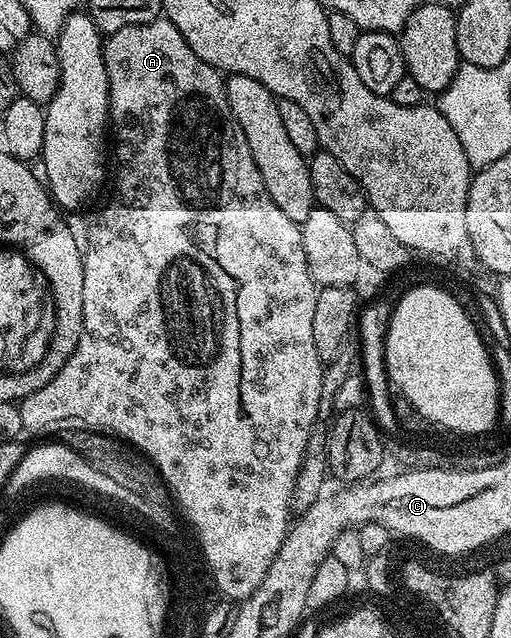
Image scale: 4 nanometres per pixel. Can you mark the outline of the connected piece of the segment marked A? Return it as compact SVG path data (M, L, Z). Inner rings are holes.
M158 19L135 27L123 27L120 31L108 34L104 38L103 44L105 47L107 79L109 80L109 125L111 126L112 140L113 137L117 140L117 182L113 185L113 198L98 211L97 218L94 219L93 226L89 229L89 246L86 244L83 249L85 258L83 327L85 330L81 333L77 350L73 352L71 359L67 359L67 363L63 363L63 367L54 375L51 383L39 387L39 391L27 395L19 402L21 427L26 434L61 433L64 429L67 429L66 431L89 430L112 435L121 441L122 439L130 441L138 449L134 449L138 454L144 455L152 462L153 468L157 470L160 479L168 485L170 494L175 498L176 504L178 506L181 504L186 519L193 524L193 529L197 532L195 541L199 546L200 556L203 558L205 565L209 564L209 569L213 572L213 581L217 584L218 591L222 593L221 597L233 603L240 603L247 600L256 591L259 583L263 583L263 575L267 575L267 567L271 567L271 563L283 543L285 534L291 528L289 513L291 514L293 509L295 483L305 458L309 436L313 434L313 430L319 421L317 412L319 411L319 399L321 398L321 374L323 372L323 355L315 347L315 303L317 302L319 287L311 279L311 271L307 267L307 255L303 251L301 226L298 222L287 219L287 215L283 215L283 211L279 211L279 207L275 207L275 199L271 199L271 195L263 183L263 175L259 175L259 167L255 167L251 147L247 147L247 139L243 135L235 115L231 115L231 107L227 103L225 81L222 74L214 69L212 65L208 65L203 59L199 59L199 55L195 55L195 51L191 51L187 39L183 39L183 35L179 35L179 31L173 27L168 19Z

